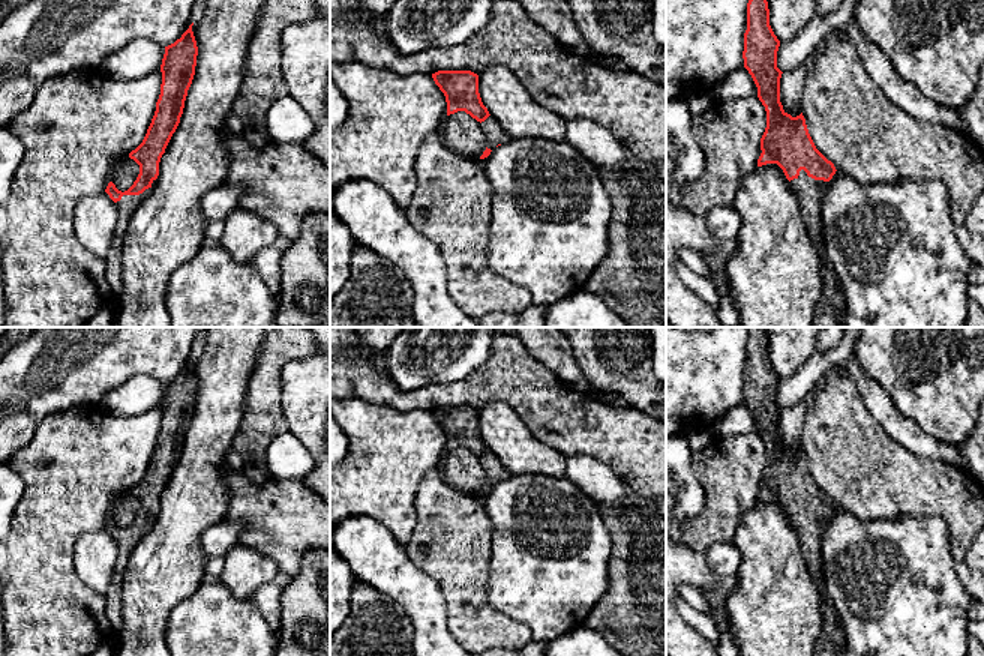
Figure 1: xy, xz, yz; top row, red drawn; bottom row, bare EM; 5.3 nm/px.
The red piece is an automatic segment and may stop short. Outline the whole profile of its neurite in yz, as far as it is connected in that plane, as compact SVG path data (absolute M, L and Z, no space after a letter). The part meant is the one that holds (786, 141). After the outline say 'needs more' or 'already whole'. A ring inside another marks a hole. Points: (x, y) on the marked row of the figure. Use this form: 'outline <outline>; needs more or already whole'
outline M748 0L744 33L744 68L752 75L766 111L758 167L777 164L792 185L812 243L822 242L820 198L836 167L814 146L802 113L792 117L780 102L782 71L777 68L780 41L770 26L766 0Z; needs more

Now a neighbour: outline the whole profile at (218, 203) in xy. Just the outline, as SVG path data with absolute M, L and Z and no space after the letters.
M219 186L201 197L201 212L207 221L226 219L240 209L242 189L238 186Z

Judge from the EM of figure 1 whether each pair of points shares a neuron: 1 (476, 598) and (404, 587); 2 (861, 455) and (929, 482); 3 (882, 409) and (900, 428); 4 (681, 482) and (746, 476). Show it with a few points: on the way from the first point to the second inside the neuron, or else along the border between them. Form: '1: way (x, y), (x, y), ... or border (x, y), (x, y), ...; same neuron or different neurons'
1: border (419, 566), (441, 590), (449, 628); different neurons
2: way (878, 472), (888, 482), (912, 482); same neuron
3: way (887, 413), (896, 424); same neuron
4: border (692, 454), (692, 470), (705, 500), (698, 515); different neurons

